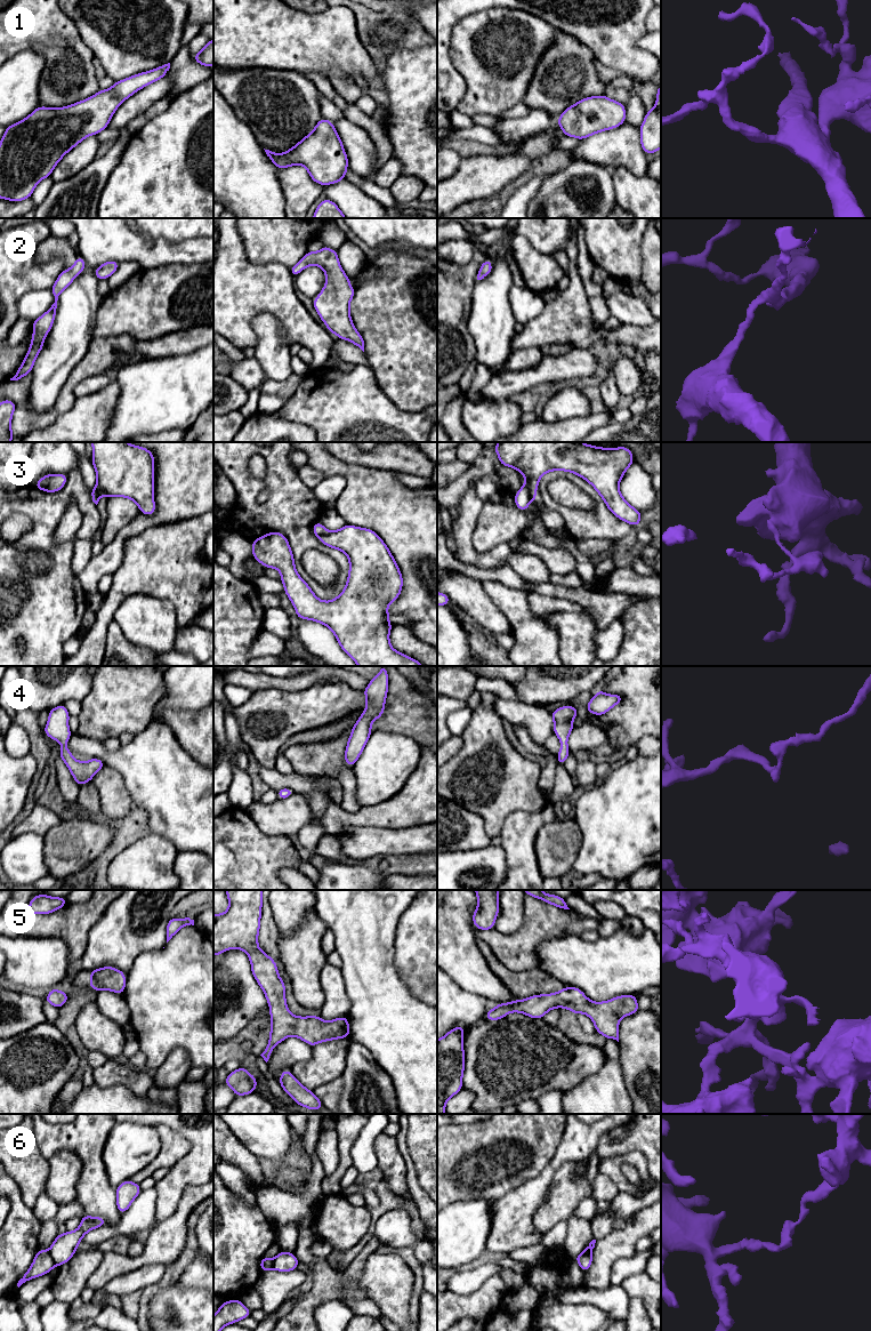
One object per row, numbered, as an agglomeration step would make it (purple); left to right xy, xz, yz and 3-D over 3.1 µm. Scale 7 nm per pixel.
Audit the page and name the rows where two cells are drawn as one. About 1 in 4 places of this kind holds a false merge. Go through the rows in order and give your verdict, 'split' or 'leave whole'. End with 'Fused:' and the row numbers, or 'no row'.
1: leave whole
2: leave whole
3: split
4: leave whole
5: leave whole
6: split
Fused: 3, 6

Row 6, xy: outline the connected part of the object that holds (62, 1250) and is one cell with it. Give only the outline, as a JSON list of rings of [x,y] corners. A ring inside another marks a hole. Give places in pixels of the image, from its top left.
[[[84,1214],[81,1218],[81,1224],[76,1230],[66,1230],[65,1234],[58,1234],[49,1249],[49,1254],[55,1265],[61,1266],[70,1261],[82,1237],[89,1230],[104,1225],[106,1225],[106,1220],[103,1217],[90,1217]]]

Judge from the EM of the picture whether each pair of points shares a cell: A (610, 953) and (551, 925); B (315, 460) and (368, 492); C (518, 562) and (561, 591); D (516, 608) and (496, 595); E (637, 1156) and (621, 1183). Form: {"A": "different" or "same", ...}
{"A": "different", "B": "same", "C": "different", "D": "same", "E": "same"}

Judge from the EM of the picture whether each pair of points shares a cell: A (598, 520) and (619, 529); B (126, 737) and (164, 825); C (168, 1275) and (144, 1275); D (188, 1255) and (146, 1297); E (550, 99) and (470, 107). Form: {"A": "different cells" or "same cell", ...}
{"A": "same cell", "B": "different cells", "C": "different cells", "D": "same cell", "E": "different cells"}

